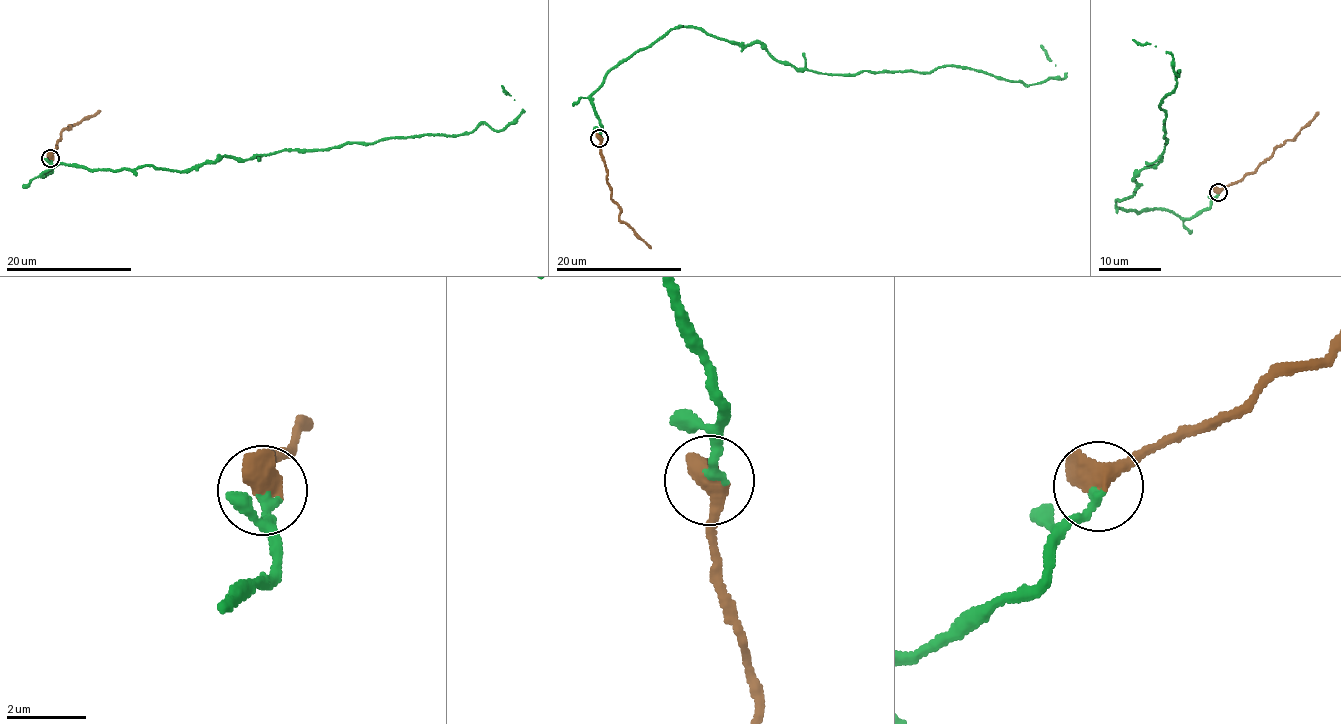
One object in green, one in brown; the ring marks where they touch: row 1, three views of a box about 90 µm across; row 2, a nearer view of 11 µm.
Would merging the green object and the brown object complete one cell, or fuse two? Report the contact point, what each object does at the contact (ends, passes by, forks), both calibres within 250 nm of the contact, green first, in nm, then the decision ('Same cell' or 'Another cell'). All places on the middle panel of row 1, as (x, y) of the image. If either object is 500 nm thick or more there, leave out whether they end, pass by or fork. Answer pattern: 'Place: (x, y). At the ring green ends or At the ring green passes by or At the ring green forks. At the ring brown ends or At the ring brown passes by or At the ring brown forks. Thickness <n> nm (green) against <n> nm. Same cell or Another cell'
Place: (599, 138). Thickness 260 nm (green) against 650 nm. Same cell

